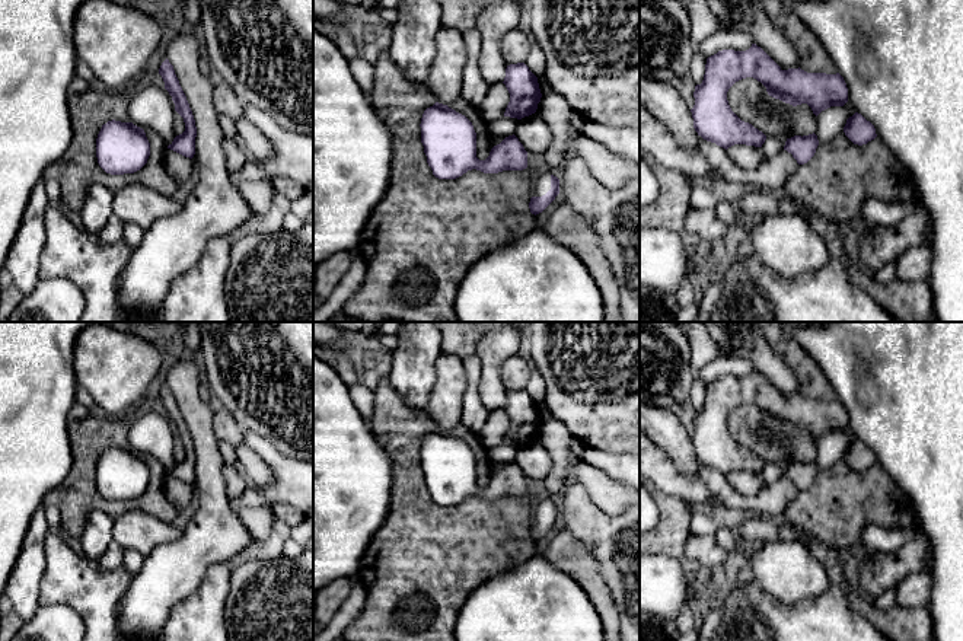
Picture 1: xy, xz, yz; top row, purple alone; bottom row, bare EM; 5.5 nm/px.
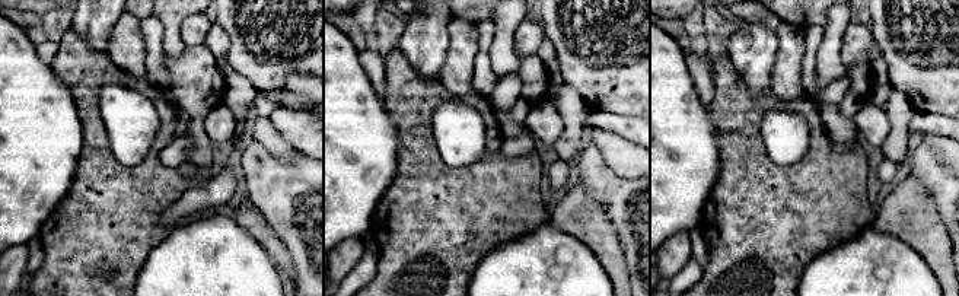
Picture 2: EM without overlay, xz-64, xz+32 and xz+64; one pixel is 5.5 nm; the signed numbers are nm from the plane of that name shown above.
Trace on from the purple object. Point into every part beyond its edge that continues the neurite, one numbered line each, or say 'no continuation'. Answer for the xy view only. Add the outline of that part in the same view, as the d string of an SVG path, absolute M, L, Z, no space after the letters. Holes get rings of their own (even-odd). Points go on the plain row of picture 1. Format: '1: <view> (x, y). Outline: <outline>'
no continuation

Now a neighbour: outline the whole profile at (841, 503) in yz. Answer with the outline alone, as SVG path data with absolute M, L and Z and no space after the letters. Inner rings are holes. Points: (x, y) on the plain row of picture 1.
M844 456L830 468L819 469L814 482L807 489L798 491L781 516L835 549L861 545L862 532L870 524L918 526L912 501L880 465L858 472L845 462Z

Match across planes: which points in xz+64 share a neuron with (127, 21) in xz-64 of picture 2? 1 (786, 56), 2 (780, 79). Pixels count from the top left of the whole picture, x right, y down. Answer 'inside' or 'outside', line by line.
1: inside
2: inside

